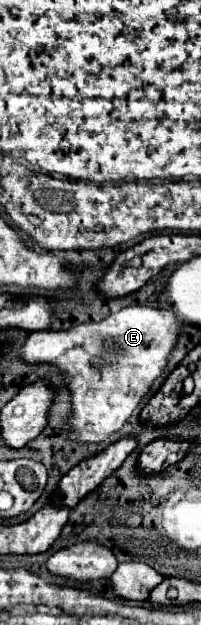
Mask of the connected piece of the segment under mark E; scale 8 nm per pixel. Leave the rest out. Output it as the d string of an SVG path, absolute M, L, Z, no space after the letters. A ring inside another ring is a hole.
M128 305L100 323L84 323L68 331L32 331L22 359L30 363L56 363L66 373L66 383L72 391L70 439L98 443L118 431L148 395L152 383L168 373L168 359L176 349L178 337L180 325L170 309ZM104 359L110 363L94 363L92 369L92 361Z

